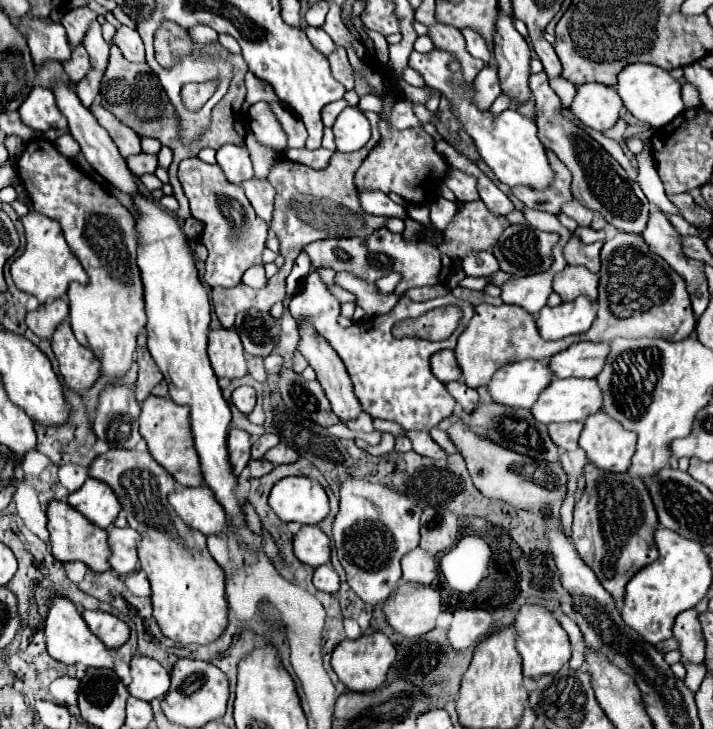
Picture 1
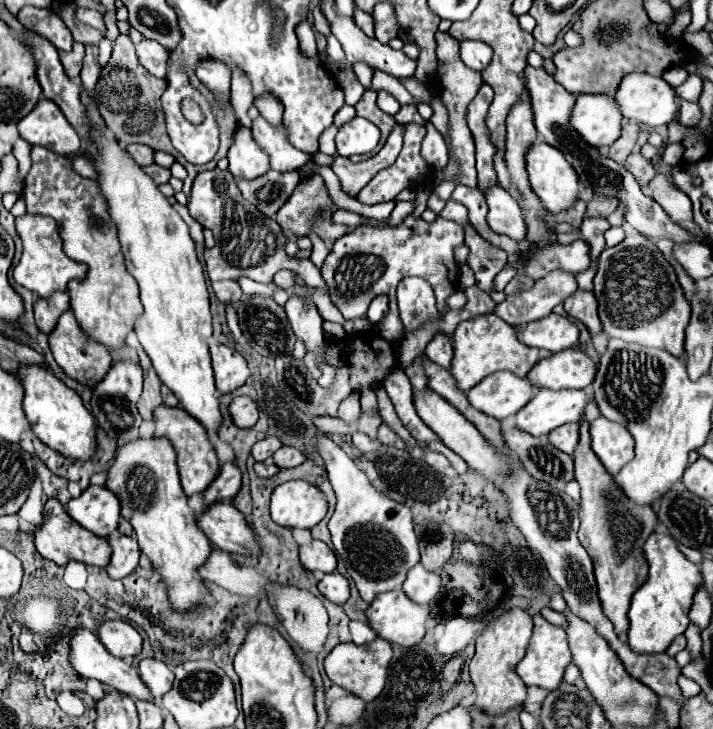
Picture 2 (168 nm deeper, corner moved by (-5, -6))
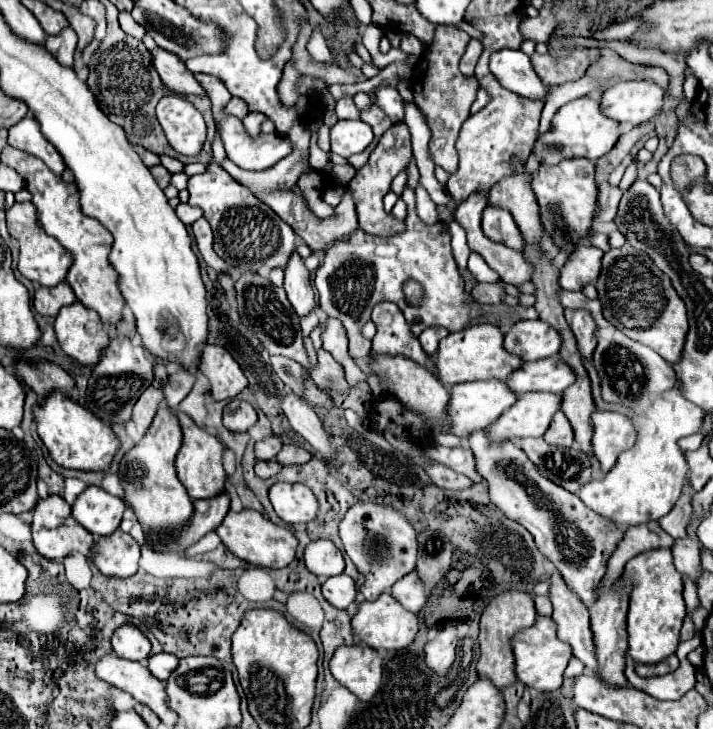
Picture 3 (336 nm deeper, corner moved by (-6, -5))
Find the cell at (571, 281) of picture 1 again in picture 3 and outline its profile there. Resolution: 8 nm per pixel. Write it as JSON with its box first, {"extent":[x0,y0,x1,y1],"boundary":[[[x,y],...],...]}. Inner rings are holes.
{"extent":[566,309,596,359],"boundary":[[[582,309],[580,311],[566,311],[566,317],[568,317],[568,325],[576,337],[576,345],[578,345],[582,359],[592,359],[592,353],[596,349],[594,319],[590,317],[590,313],[586,313]]]}

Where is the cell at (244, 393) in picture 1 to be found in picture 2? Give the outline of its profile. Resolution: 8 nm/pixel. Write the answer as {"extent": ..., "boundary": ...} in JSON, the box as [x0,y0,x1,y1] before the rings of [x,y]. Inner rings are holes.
{"extent":[229,396,257,428],"boundary":[[[249,396],[233,398],[233,402],[229,406],[229,412],[231,412],[231,418],[233,418],[235,426],[253,428],[255,422],[257,422],[257,404]]]}

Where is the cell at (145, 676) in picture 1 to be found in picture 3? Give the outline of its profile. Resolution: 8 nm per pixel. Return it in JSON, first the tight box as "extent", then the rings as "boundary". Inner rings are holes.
{"extent":[148,653,178,681],"boundary":[[[158,653],[158,655],[152,655],[148,659],[148,669],[154,677],[166,681],[170,677],[170,673],[178,667],[178,657],[172,655],[172,653]]]}

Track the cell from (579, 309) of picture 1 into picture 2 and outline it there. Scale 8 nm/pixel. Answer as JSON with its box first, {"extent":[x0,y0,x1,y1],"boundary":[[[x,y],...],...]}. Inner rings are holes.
{"extent":[519,312,579,352],"boundary":[[[553,312],[541,320],[529,322],[527,326],[519,328],[519,338],[527,346],[561,352],[579,344],[579,328],[573,320]]]}

